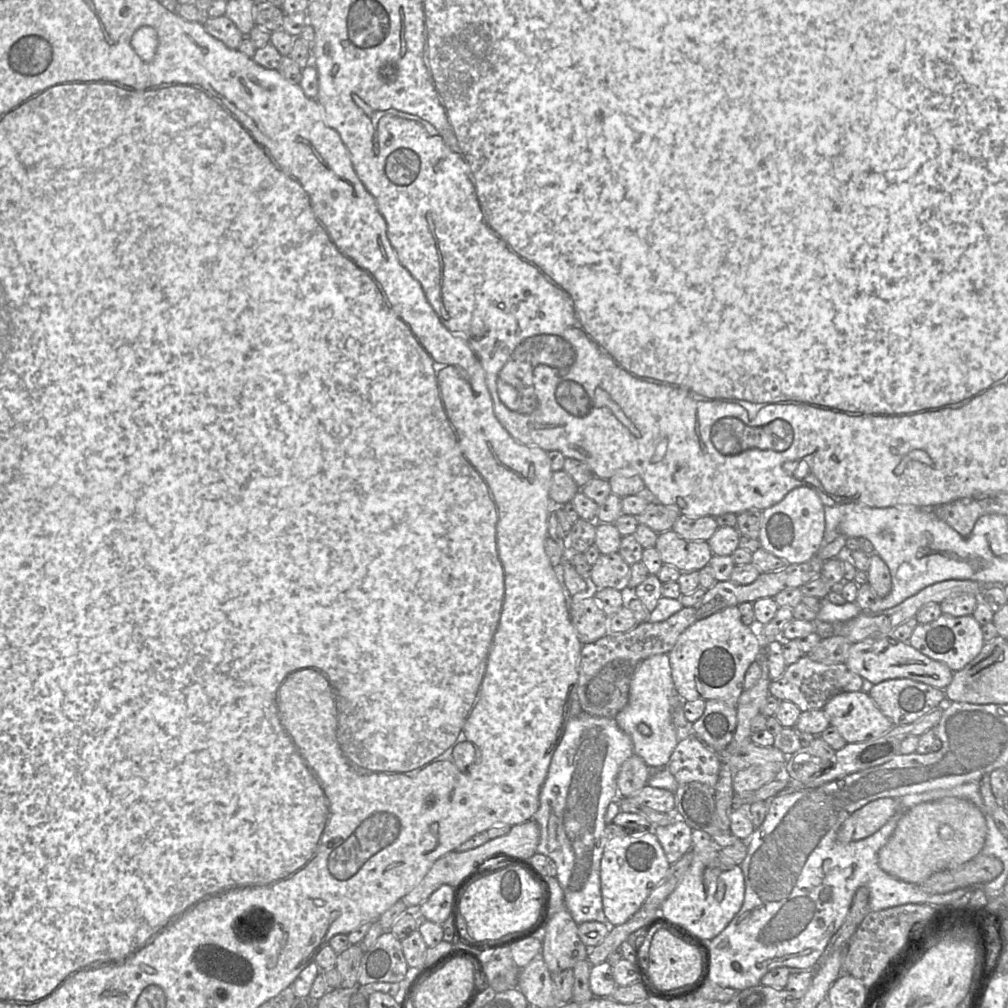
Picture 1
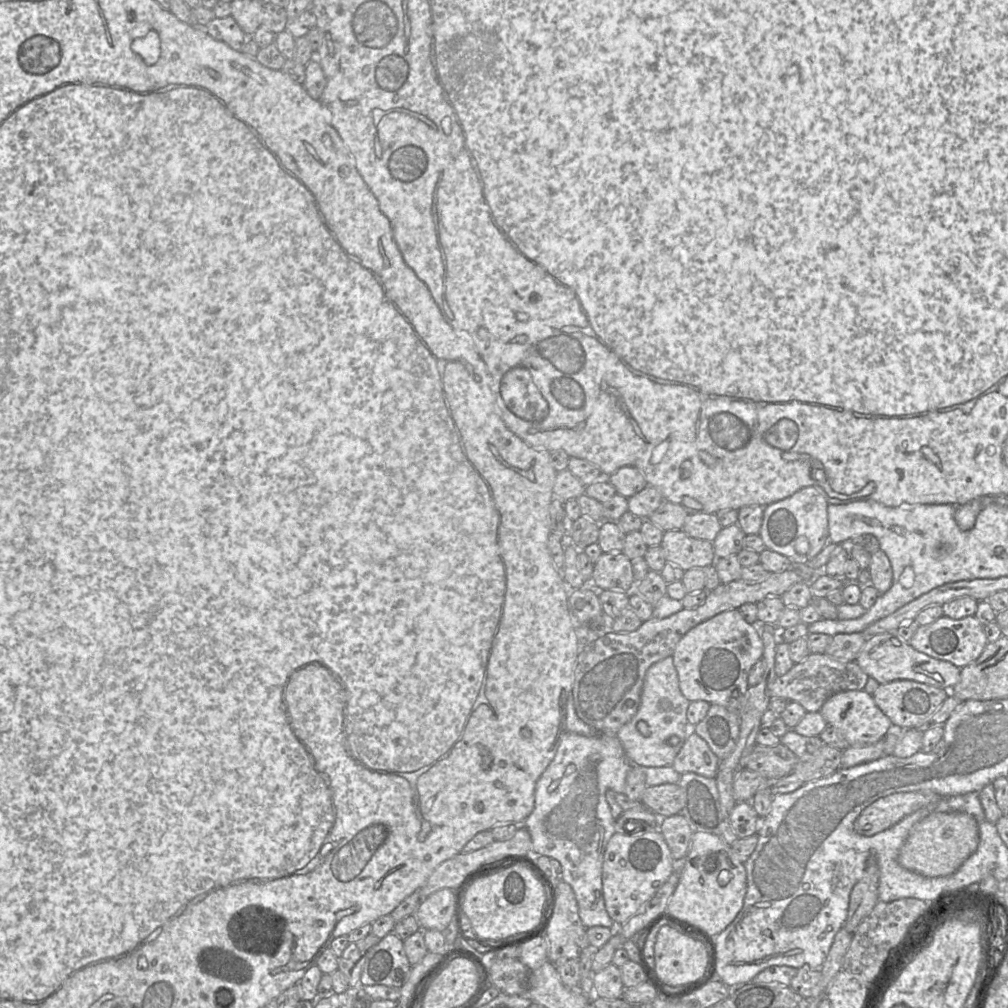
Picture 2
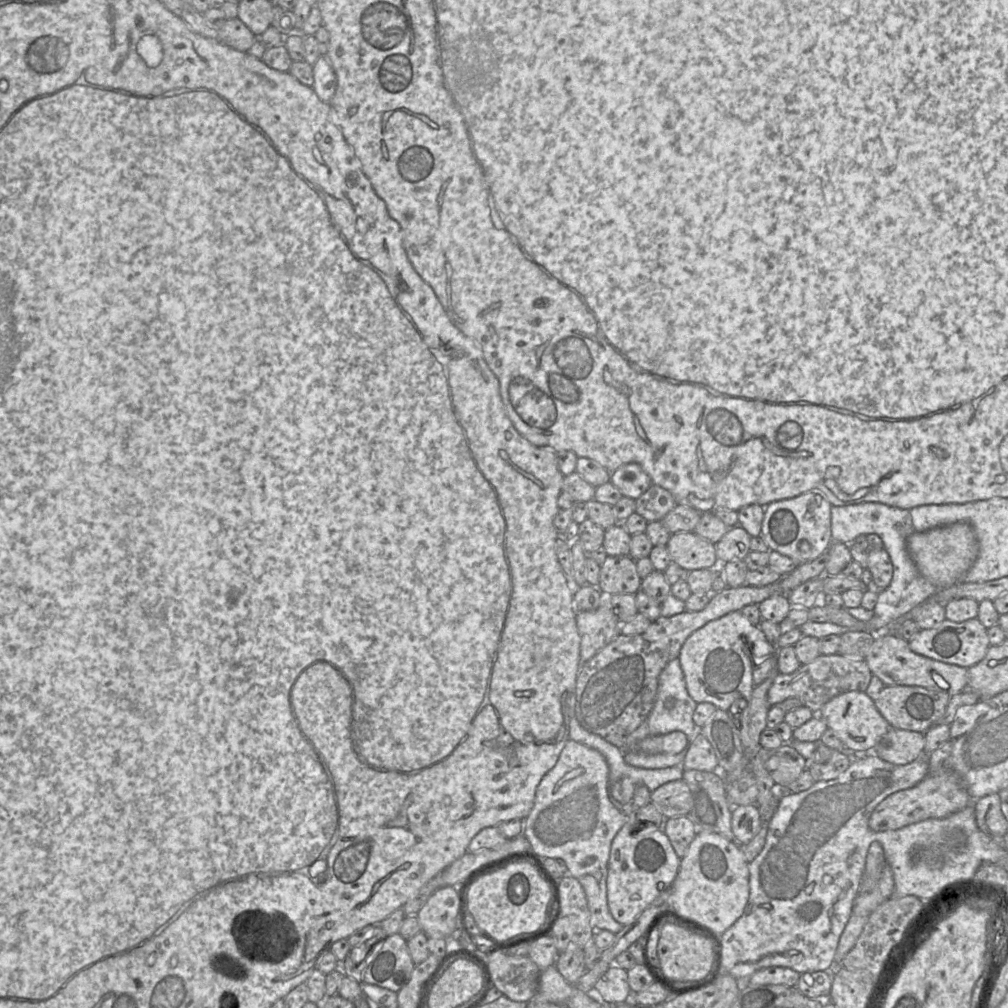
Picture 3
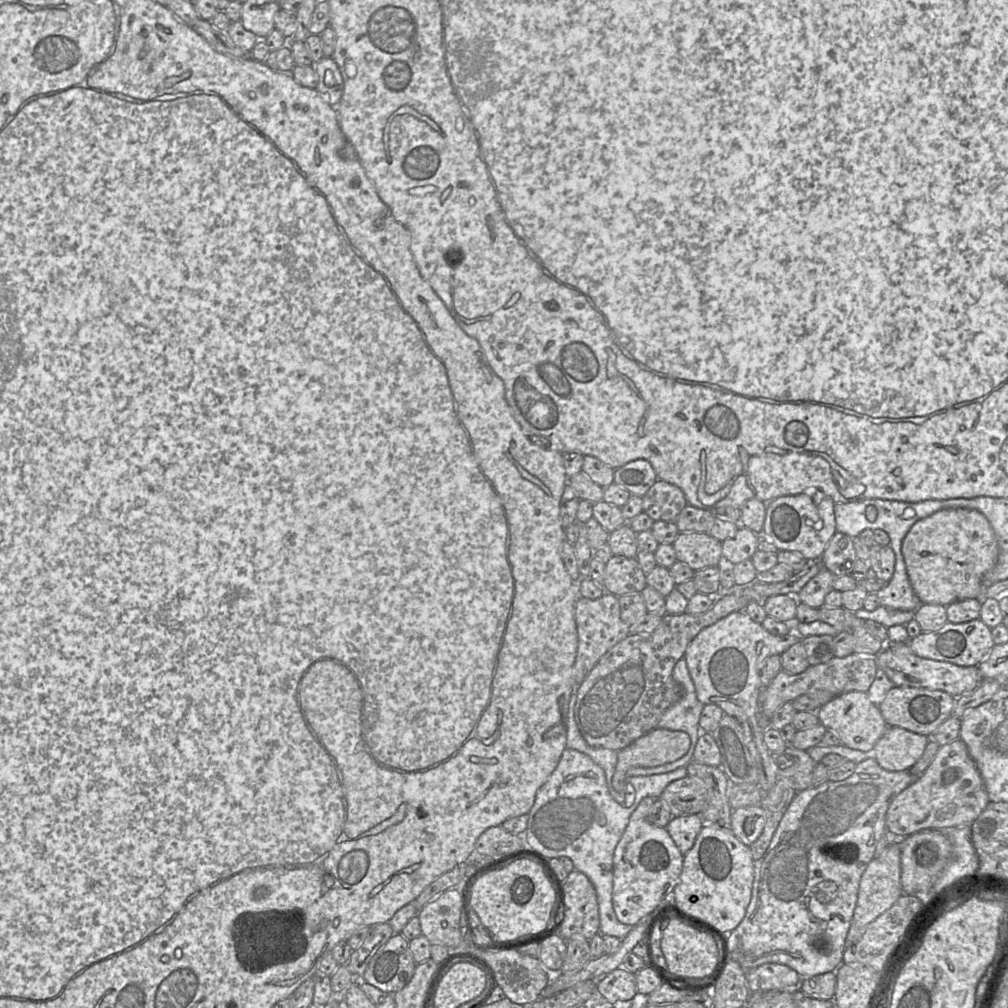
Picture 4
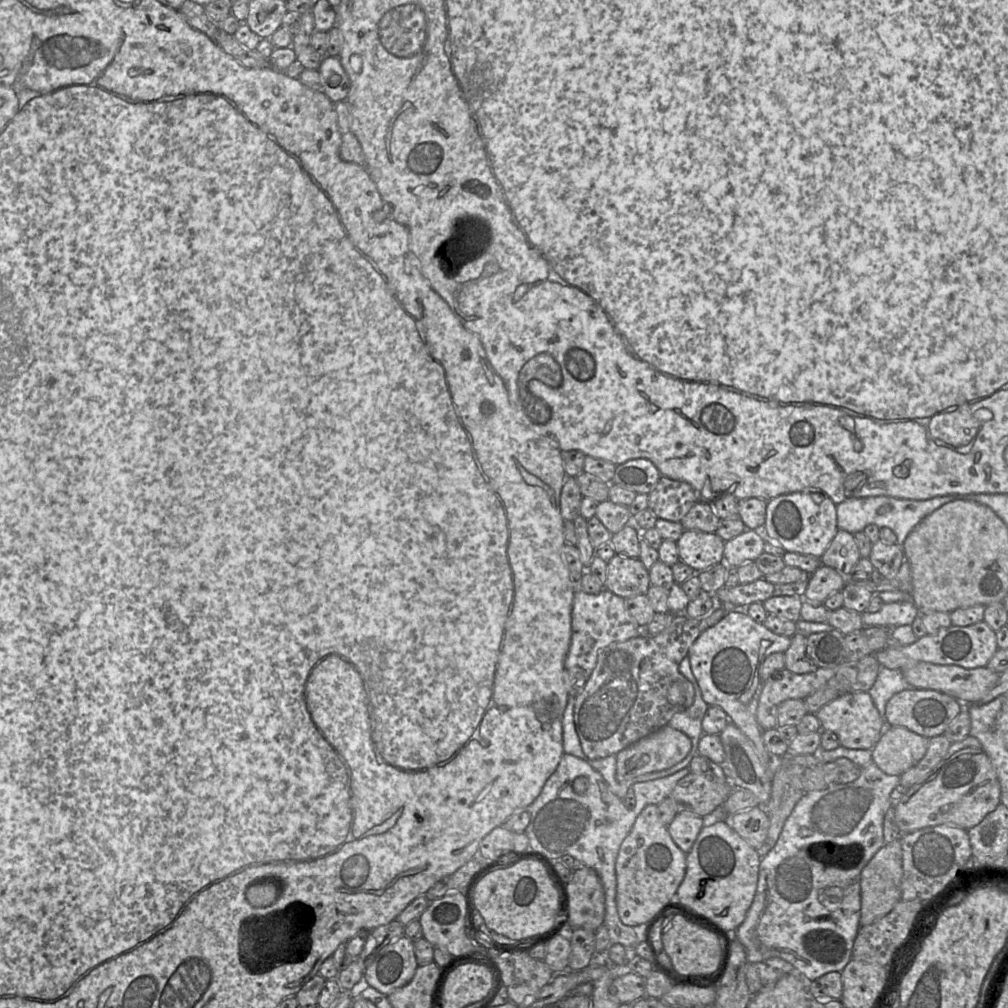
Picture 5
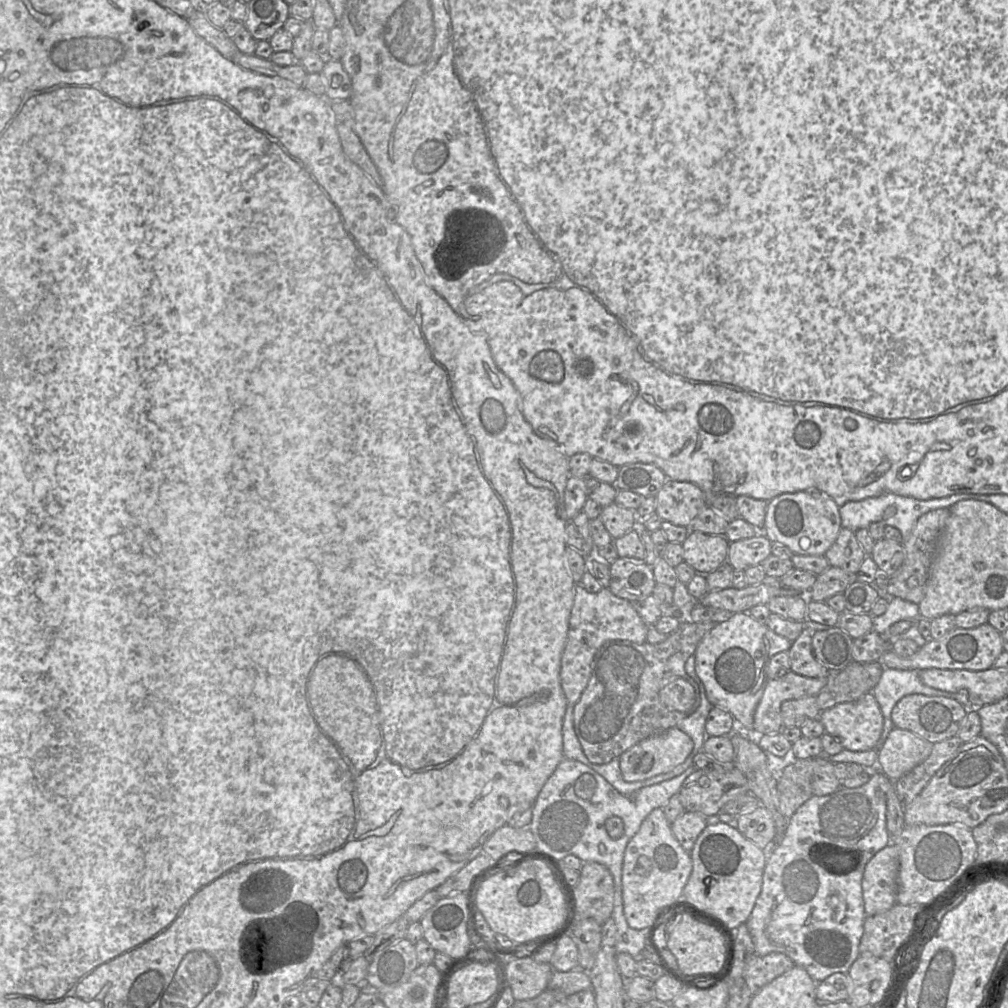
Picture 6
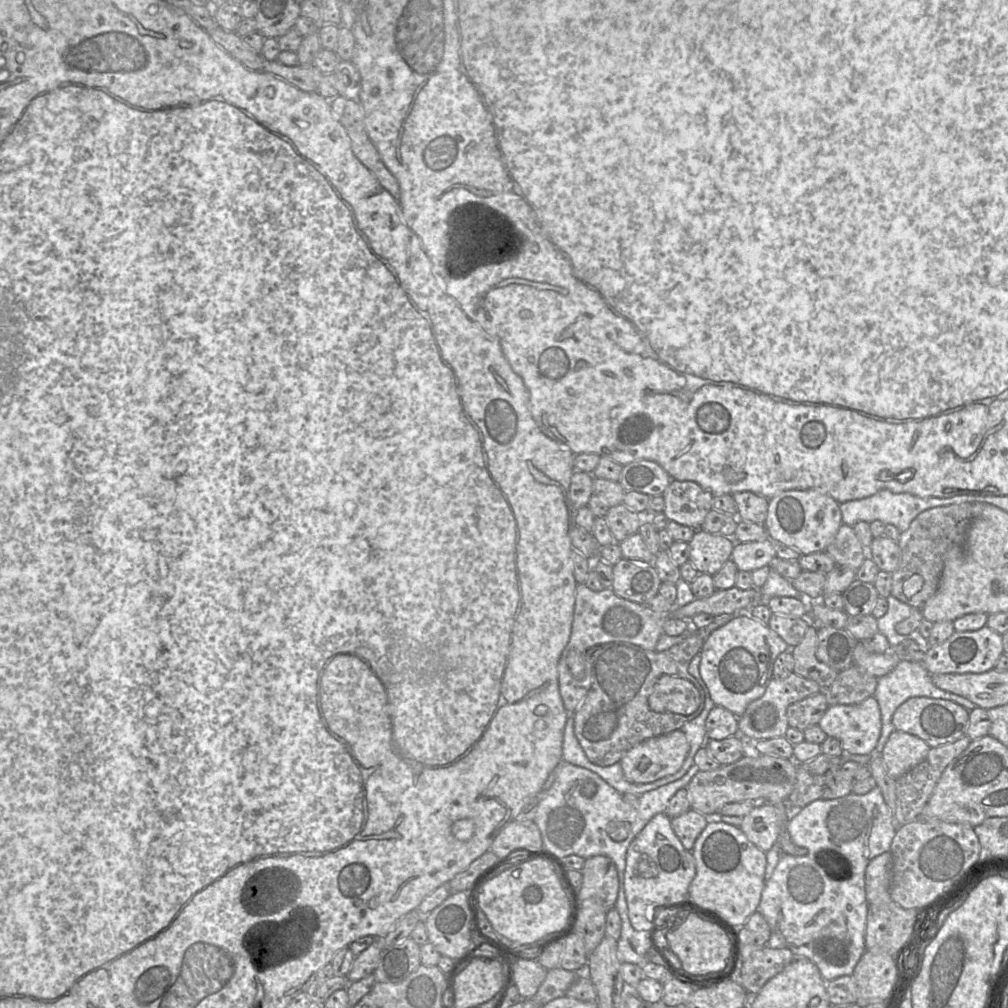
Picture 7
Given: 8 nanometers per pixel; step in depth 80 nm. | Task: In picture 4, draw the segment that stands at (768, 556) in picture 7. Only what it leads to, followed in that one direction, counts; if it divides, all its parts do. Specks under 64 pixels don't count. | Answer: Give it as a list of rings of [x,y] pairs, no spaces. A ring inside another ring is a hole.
[[[740,525],[736,534],[725,539],[721,544],[722,562],[724,564],[737,564],[751,559],[758,550],[758,534]]]

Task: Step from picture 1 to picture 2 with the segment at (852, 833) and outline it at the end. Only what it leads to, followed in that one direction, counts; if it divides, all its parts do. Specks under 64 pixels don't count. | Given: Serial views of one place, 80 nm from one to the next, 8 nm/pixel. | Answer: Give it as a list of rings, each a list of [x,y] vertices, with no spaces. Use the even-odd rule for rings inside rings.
[[[918,791],[890,794],[873,802],[860,813],[854,822],[854,831],[863,836],[873,836],[940,798],[936,793]]]

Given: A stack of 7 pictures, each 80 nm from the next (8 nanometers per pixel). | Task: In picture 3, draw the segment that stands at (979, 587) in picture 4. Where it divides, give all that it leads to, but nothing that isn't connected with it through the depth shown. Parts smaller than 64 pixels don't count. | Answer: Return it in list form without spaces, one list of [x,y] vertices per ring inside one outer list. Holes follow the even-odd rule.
[[[966,522],[915,532],[907,538],[906,547],[919,573],[938,590],[959,582],[975,562],[979,552],[975,533]]]

